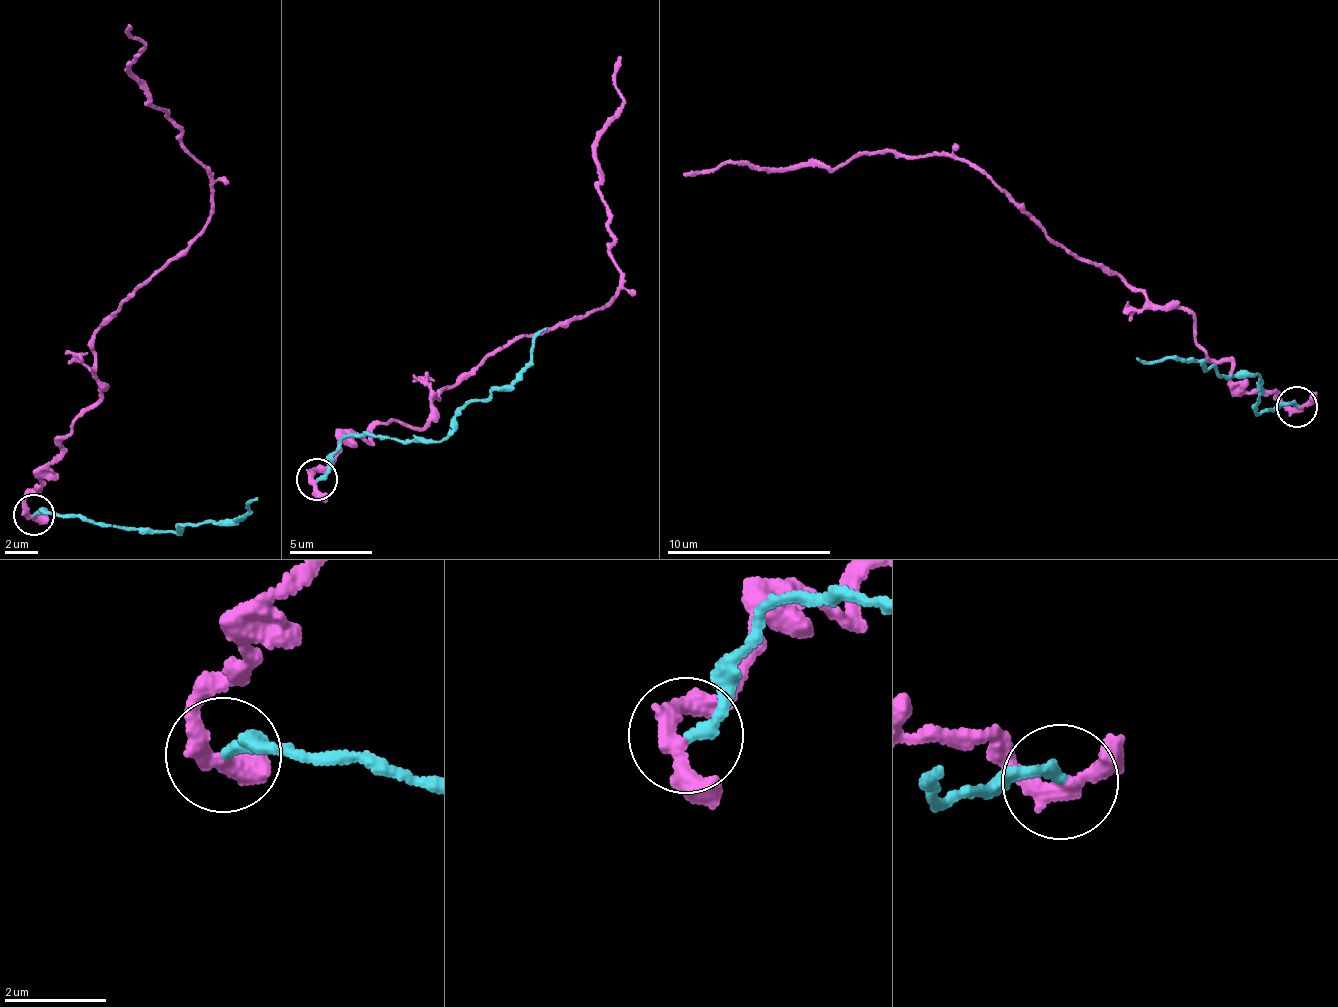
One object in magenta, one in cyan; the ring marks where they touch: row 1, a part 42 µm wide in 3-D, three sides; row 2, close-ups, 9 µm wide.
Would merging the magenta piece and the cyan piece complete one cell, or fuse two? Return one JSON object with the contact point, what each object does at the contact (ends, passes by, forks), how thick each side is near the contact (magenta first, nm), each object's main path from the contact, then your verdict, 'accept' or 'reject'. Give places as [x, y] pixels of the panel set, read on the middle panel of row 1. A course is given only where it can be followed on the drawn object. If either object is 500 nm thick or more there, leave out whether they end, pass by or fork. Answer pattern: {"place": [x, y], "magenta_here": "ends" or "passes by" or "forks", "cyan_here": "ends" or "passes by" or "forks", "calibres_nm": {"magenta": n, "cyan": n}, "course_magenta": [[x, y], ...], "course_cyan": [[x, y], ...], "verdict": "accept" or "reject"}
{"place": [316, 479], "magenta_here": "passes by", "cyan_here": "ends", "calibres_nm": {"magenta": 300, "cyan": 240}, "course_magenta": [[313, 478], [375, 428], [428, 422], [430, 402], [488, 354], [616, 294], [594, 137], [622, 104], [621, 56]], "course_cyan": [[317, 477], [329, 469], [344, 438], [363, 435], [399, 440], [445, 439], [466, 404], [509, 389], [545, 328]], "verdict": "reject"}

